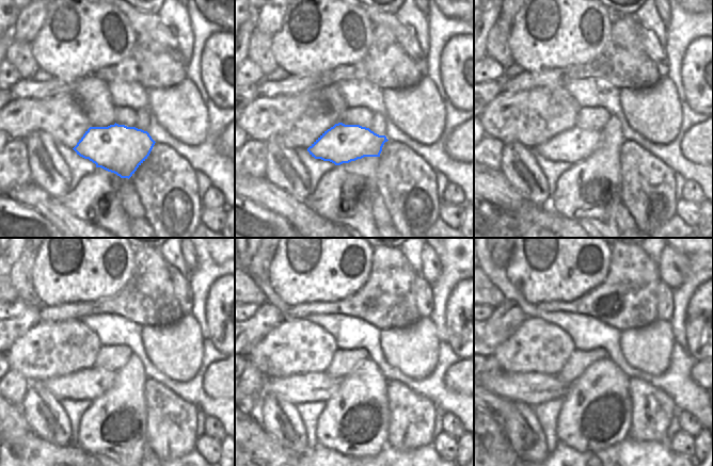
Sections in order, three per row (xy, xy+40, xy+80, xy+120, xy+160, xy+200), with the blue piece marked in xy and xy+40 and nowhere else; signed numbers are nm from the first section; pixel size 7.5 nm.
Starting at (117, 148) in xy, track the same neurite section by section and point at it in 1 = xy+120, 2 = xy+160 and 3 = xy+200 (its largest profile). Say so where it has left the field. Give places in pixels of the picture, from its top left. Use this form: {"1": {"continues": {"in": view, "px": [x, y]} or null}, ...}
{"1": {"continues": {"in": "xy+120", "px": [90, 384]}}, "2": {"continues": {"in": "xy+160", "px": [314, 386]}}, "3": {"continues": {"in": "xy+200", "px": [532, 388]}}}

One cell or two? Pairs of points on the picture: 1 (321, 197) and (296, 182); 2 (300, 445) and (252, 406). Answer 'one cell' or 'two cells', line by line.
1: two cells
2: two cells

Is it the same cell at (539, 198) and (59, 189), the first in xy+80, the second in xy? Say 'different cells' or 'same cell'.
same cell

